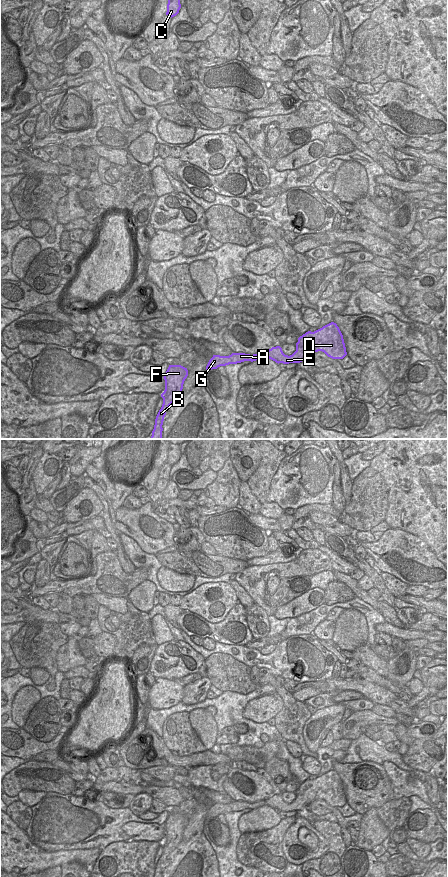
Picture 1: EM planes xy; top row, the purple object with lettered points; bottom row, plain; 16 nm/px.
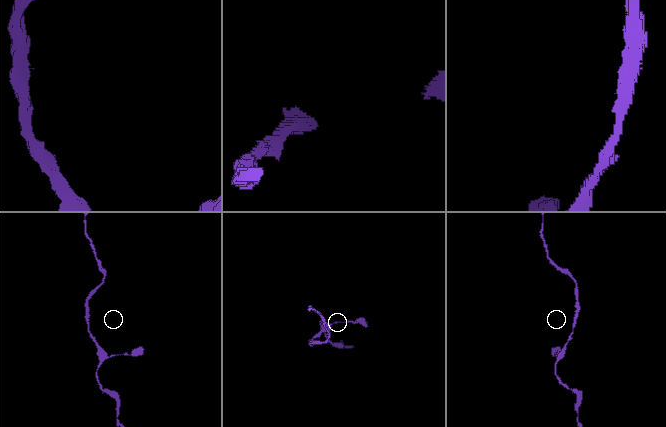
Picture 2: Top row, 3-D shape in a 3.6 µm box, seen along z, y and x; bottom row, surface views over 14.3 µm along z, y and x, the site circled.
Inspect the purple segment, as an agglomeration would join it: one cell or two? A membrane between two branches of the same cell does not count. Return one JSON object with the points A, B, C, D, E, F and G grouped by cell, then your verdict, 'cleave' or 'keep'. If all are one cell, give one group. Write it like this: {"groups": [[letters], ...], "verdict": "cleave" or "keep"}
{"groups": [["A", "B", "C", "D", "E", "F", "G"]], "verdict": "keep"}

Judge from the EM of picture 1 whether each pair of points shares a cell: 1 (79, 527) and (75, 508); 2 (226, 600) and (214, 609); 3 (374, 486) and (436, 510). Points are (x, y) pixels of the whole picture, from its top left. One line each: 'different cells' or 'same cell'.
1: different cells
2: same cell
3: different cells

